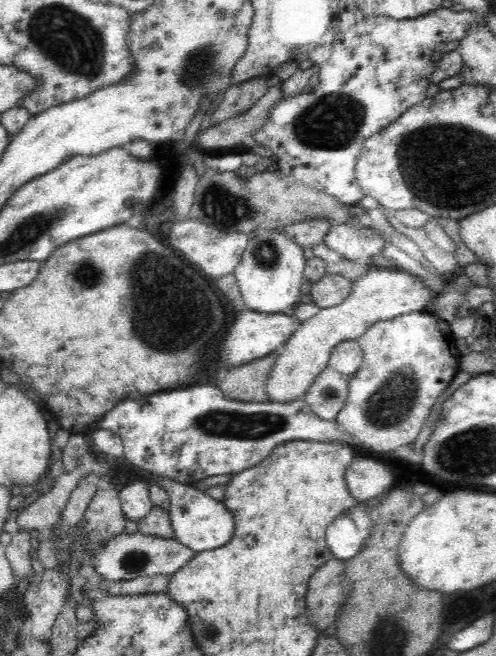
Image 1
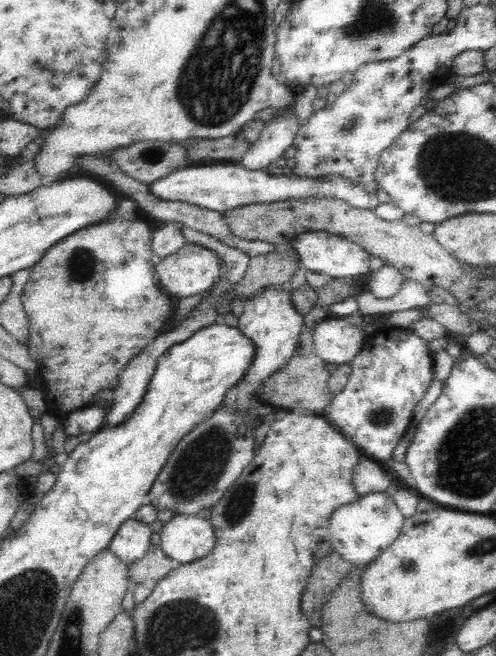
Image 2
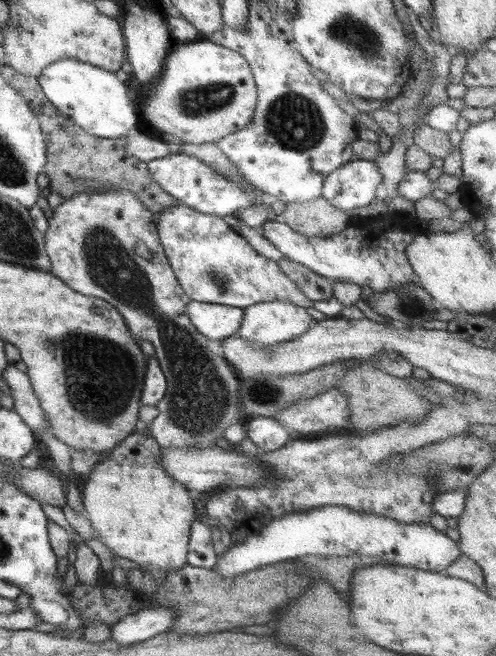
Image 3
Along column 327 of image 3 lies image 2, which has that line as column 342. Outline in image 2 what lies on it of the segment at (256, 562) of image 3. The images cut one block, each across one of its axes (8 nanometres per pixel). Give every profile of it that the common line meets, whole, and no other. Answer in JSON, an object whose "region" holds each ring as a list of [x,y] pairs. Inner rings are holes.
{"region":[[[372,492],[359,496],[356,502],[338,508],[330,518],[329,529],[333,551],[356,566],[368,564],[378,558],[380,553],[398,538],[405,520],[390,494]]]}

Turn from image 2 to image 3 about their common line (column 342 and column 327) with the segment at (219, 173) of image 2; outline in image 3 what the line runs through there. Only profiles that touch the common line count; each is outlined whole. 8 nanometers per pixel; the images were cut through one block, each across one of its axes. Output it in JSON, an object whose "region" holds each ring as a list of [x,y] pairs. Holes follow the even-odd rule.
{"region":[[[351,160],[324,179],[322,197],[349,213],[354,208],[368,206],[381,182],[383,176],[374,161]]]}

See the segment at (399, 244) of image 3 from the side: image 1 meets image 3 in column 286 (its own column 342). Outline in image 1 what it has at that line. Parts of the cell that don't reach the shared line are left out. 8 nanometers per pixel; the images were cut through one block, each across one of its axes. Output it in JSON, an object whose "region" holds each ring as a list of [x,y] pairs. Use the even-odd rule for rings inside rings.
{"region":[[[363,223],[332,225],[323,242],[343,259],[362,262],[382,253],[387,241],[372,225]]]}

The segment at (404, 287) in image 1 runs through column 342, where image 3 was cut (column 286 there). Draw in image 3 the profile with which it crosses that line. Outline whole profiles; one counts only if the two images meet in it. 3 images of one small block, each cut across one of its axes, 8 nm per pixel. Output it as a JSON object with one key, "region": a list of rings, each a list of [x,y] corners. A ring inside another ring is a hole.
{"region":[[[280,300],[265,301],[244,309],[236,336],[259,345],[275,345],[298,338],[315,323],[306,308]]]}

